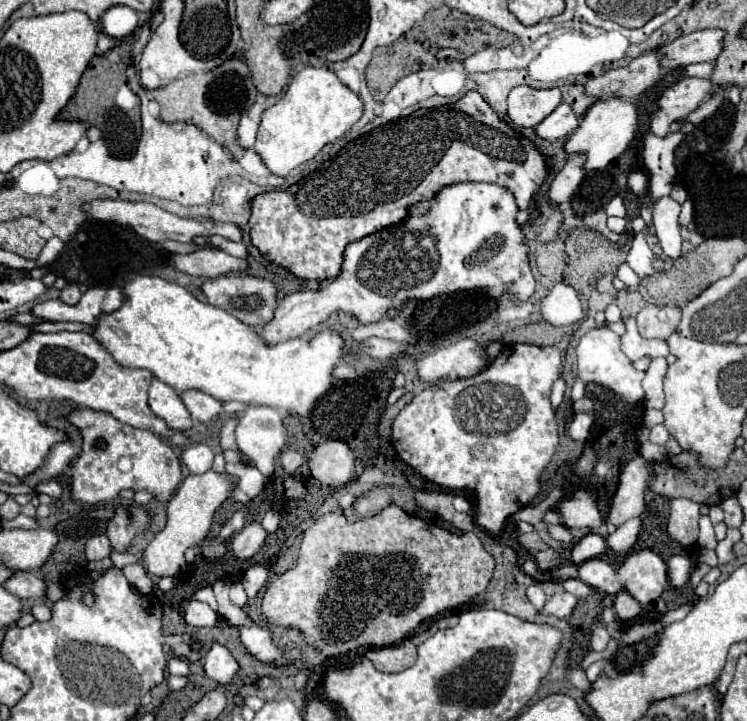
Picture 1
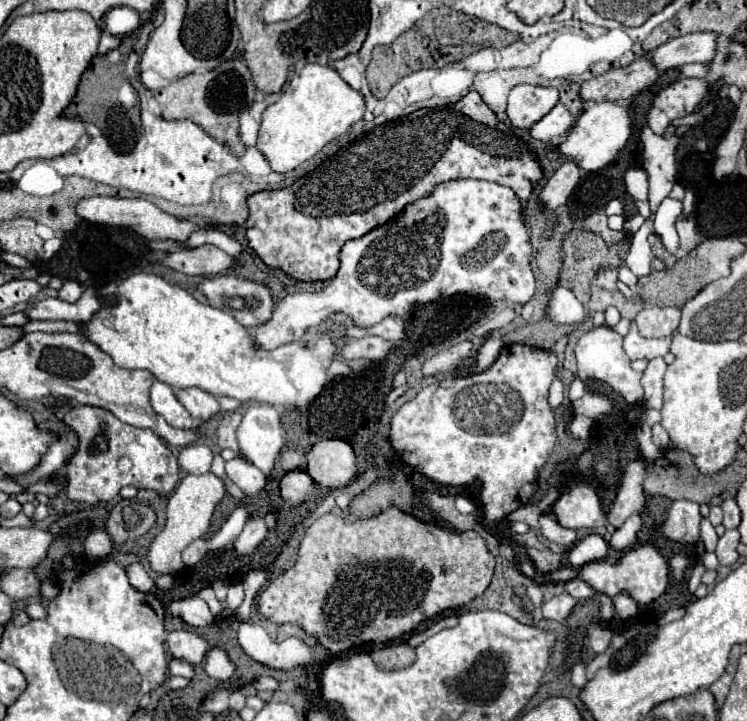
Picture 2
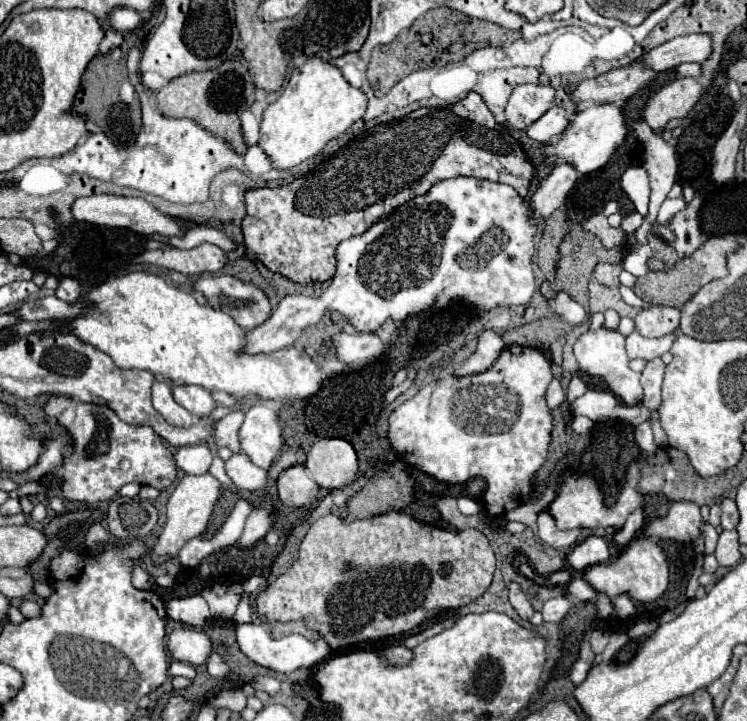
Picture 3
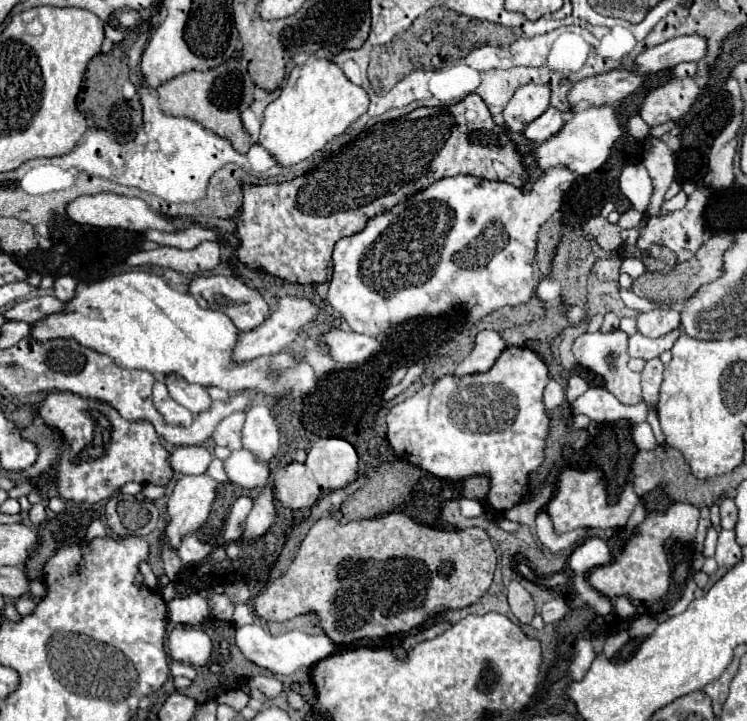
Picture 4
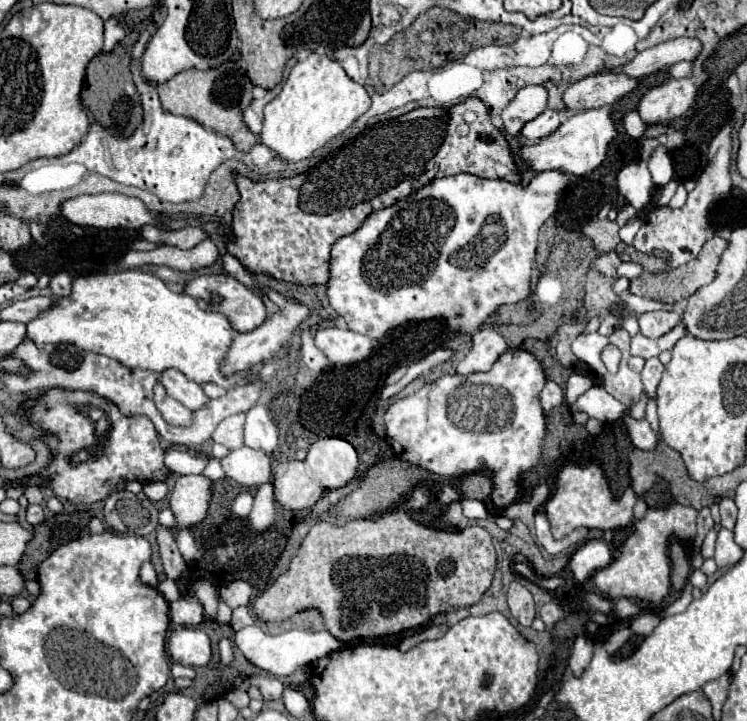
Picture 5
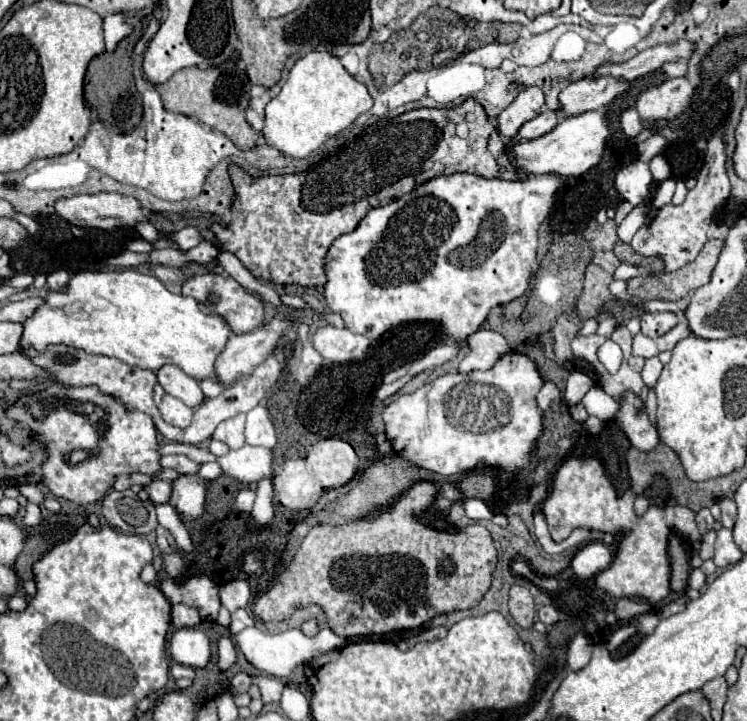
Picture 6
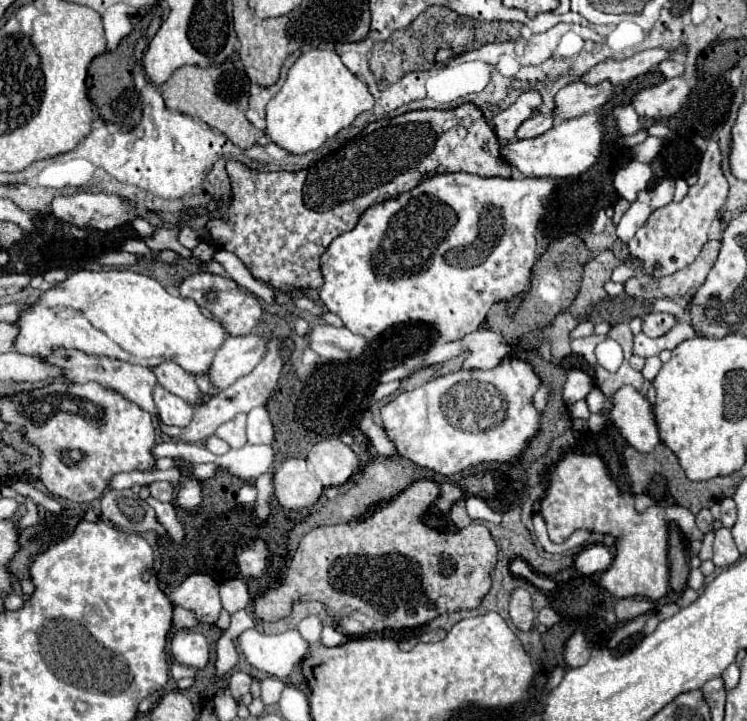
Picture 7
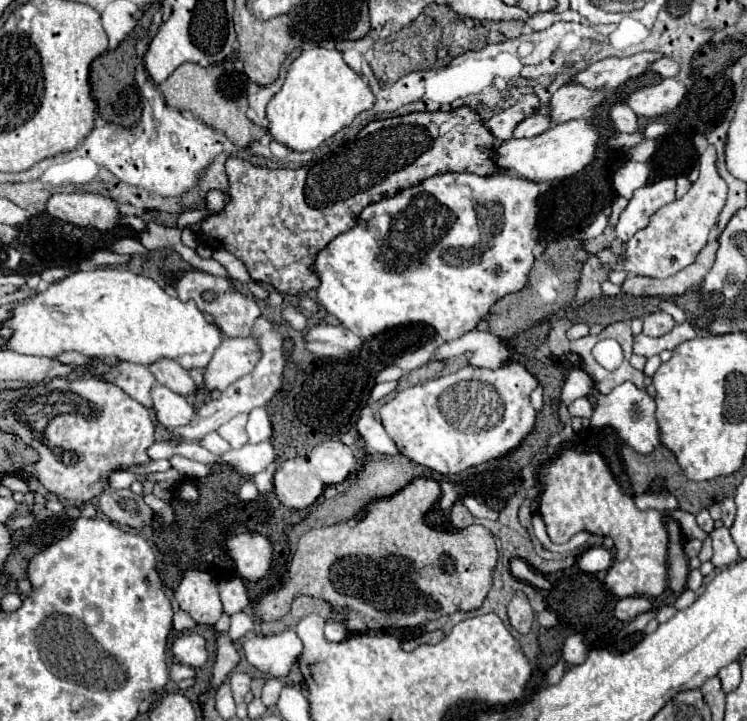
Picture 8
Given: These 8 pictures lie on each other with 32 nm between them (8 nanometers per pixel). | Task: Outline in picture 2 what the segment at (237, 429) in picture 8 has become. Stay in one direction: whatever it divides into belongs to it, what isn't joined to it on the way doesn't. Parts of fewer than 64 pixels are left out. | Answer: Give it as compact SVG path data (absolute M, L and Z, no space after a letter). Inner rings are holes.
M238 410L226 414L226 416L222 418L218 430L216 430L218 446L220 446L220 448L230 448L230 450L234 450L236 454L240 452L238 440L236 440L236 428L240 426L240 416L242 416L242 414L240 414Z

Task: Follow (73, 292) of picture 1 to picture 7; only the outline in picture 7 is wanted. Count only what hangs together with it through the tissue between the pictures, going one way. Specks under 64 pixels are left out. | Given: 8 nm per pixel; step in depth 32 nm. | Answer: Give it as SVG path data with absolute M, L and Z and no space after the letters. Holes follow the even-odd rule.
M52 268L52 270L44 272L44 280L46 280L50 286L60 284L62 280L66 280L66 276L68 276L68 272L66 272L64 268Z

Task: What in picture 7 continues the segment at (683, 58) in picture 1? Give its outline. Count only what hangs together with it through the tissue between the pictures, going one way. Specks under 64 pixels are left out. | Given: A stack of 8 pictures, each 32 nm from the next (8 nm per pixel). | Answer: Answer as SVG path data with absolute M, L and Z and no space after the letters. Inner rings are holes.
M654 48L654 50L638 52L636 56L630 56L626 60L604 60L594 68L590 68L586 74L582 74L580 80L584 80L584 84L600 84L608 80L612 86L620 86L640 74L646 74L666 58L670 58L666 50Z

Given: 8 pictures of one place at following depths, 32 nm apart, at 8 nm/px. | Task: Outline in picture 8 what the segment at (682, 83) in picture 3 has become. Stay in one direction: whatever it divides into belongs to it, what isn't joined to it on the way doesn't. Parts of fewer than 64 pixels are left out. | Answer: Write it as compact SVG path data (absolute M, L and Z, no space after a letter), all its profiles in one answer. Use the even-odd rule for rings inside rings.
M666 78L660 84L634 90L622 102L628 104L636 112L636 116L652 118L674 112L678 104L684 100L684 96L686 96L686 86L676 78Z

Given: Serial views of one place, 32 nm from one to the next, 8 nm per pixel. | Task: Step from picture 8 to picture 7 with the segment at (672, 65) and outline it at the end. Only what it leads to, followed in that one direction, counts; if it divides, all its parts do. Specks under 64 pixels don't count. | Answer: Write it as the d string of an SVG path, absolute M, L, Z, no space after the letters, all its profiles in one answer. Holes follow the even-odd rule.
M662 60L656 68L658 68L666 78L680 76L680 74L682 74L682 70L684 70L684 66L682 66L680 62L676 62L676 60Z

